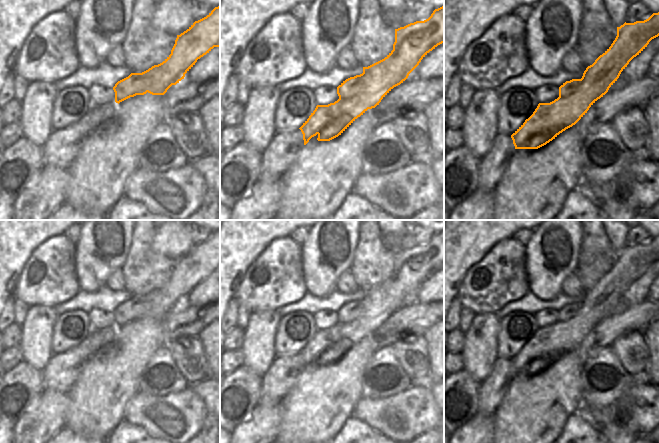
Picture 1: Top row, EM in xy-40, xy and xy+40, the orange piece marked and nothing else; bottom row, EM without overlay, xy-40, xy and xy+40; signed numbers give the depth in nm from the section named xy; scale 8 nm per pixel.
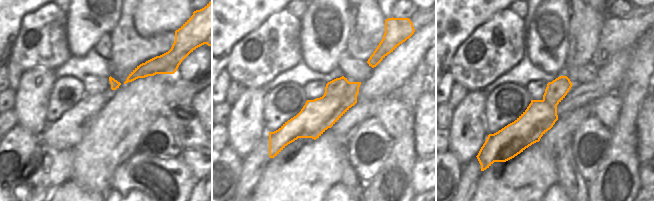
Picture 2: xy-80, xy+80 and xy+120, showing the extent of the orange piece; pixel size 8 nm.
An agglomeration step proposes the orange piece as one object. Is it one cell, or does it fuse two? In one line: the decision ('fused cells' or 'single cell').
fused cells

